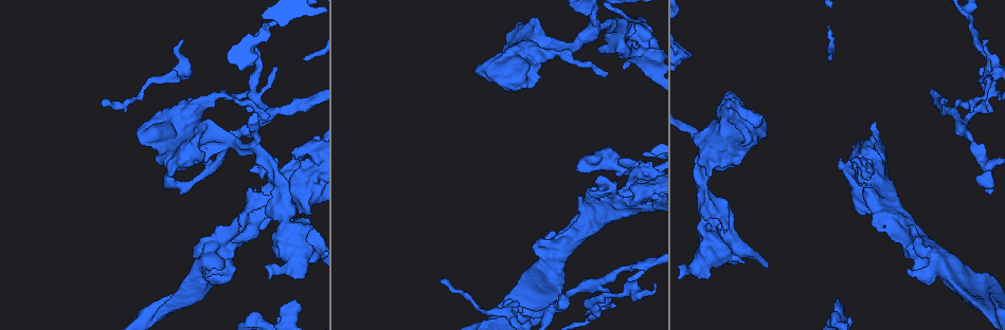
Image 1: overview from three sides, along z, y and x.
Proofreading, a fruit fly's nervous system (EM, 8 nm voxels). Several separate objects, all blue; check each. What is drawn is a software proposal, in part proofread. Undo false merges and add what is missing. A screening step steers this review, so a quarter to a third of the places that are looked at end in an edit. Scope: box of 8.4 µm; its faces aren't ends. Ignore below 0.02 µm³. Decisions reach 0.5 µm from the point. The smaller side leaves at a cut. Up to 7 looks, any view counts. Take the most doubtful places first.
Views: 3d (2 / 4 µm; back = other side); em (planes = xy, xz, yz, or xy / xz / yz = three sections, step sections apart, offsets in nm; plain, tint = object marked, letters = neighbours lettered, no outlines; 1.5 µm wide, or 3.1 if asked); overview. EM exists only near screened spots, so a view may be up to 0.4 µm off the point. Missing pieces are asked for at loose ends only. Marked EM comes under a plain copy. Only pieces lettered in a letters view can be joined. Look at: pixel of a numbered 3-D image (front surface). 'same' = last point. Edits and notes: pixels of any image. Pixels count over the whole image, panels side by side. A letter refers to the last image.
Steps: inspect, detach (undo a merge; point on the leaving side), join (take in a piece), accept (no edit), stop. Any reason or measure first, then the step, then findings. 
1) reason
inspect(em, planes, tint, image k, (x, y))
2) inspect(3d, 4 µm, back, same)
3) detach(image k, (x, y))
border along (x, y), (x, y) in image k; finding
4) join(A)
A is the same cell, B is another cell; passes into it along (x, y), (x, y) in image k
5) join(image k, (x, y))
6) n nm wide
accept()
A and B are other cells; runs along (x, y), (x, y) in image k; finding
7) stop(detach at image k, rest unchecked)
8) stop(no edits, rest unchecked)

thick end
inspect(em, yz, step 4, letters, image 1, (623, 57))

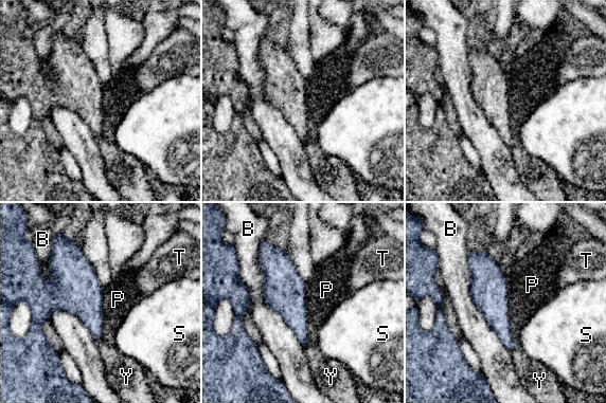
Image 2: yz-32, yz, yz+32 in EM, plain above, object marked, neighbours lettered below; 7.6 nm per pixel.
accept()
B, P, S, T and Y are other cells; runs along (470, 254), (486, 273), (510, 347) in image 2; none of them fits

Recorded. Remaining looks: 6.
an open end
inspect(3d, 4 µm, image 1, (521, 311))

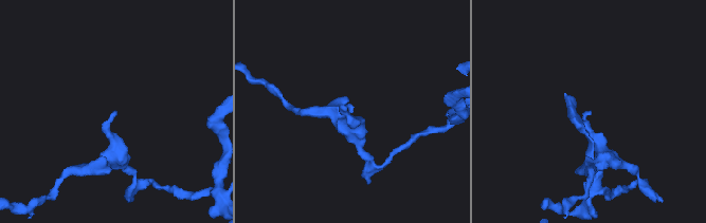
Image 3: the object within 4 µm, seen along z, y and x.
need the tissue
inspect(em, planes, letters, image 3, (352, 112))

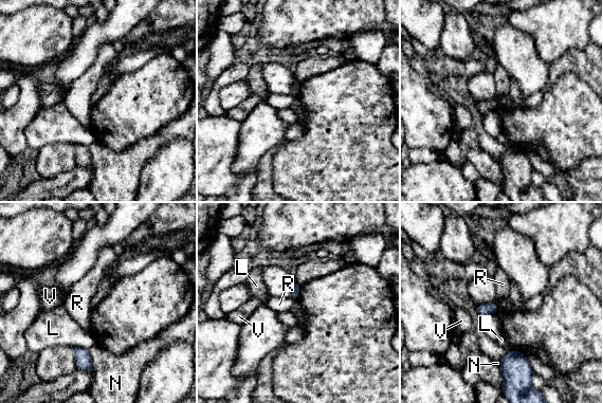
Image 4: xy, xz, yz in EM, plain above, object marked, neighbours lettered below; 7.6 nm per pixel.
accept()
L, N, R and V are other cells; no lettered piece goes on from it

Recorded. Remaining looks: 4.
branch stops here
inspect(3d, 4 µm, image 1, (104, 104))

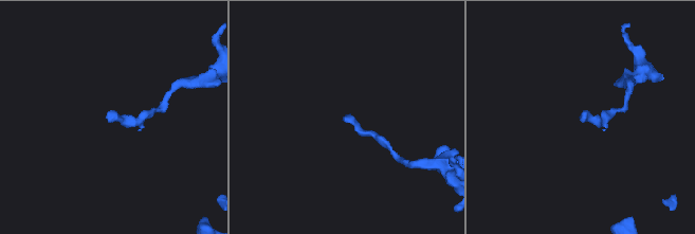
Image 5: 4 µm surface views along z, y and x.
now the EM
inspect(em, planes, letters, image 5, (349, 117))

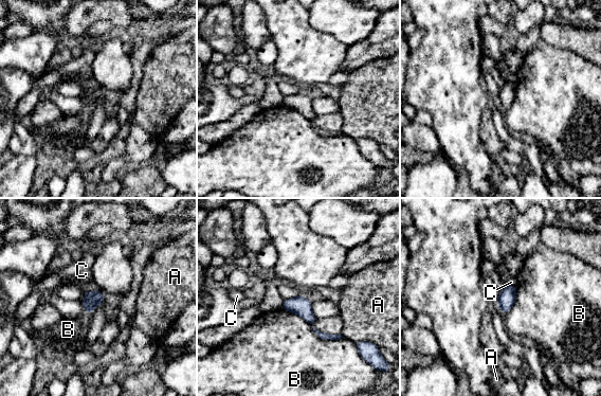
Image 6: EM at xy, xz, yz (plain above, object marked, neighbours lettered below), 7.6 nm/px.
B touches over 500 nm
accept()
A, B and C are other cells; runs along (286, 303), (296, 305), (319, 334), (335, 337) in image 6; none of them fits

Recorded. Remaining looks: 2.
stop(no edits, rest unchecked)

